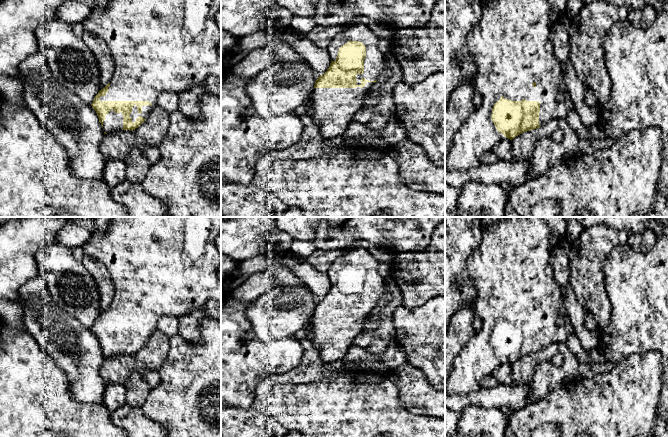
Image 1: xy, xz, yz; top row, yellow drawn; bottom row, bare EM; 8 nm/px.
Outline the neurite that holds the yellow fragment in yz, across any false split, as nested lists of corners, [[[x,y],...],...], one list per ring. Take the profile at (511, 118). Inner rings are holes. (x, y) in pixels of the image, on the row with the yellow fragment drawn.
[[[492,0],[482,7],[480,22],[469,34],[470,52],[477,66],[473,84],[482,96],[482,103],[470,114],[455,136],[454,144],[445,159],[446,170],[478,167],[482,164],[481,156],[492,151],[502,139],[512,140],[553,119],[563,120],[569,111],[575,110],[574,102],[566,88],[562,63],[555,57],[550,41],[552,26],[565,12],[567,0]]]

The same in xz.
[[[363,23],[348,24],[334,36],[327,50],[331,63],[327,71],[315,82],[311,95],[312,108],[308,113],[316,122],[322,136],[331,139],[345,134],[354,114],[362,109],[367,93],[384,70],[385,58],[384,53],[379,49],[379,37]]]

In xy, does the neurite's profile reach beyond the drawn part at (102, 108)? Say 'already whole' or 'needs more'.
needs more

